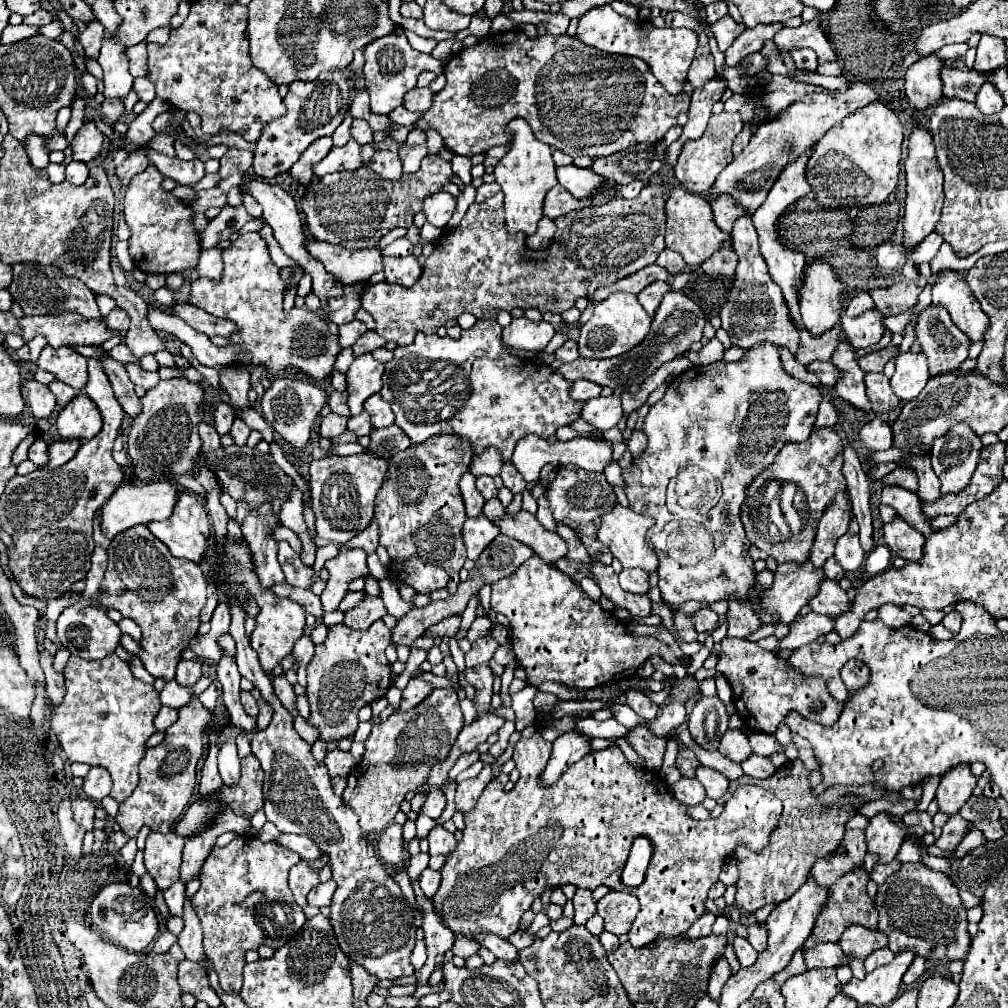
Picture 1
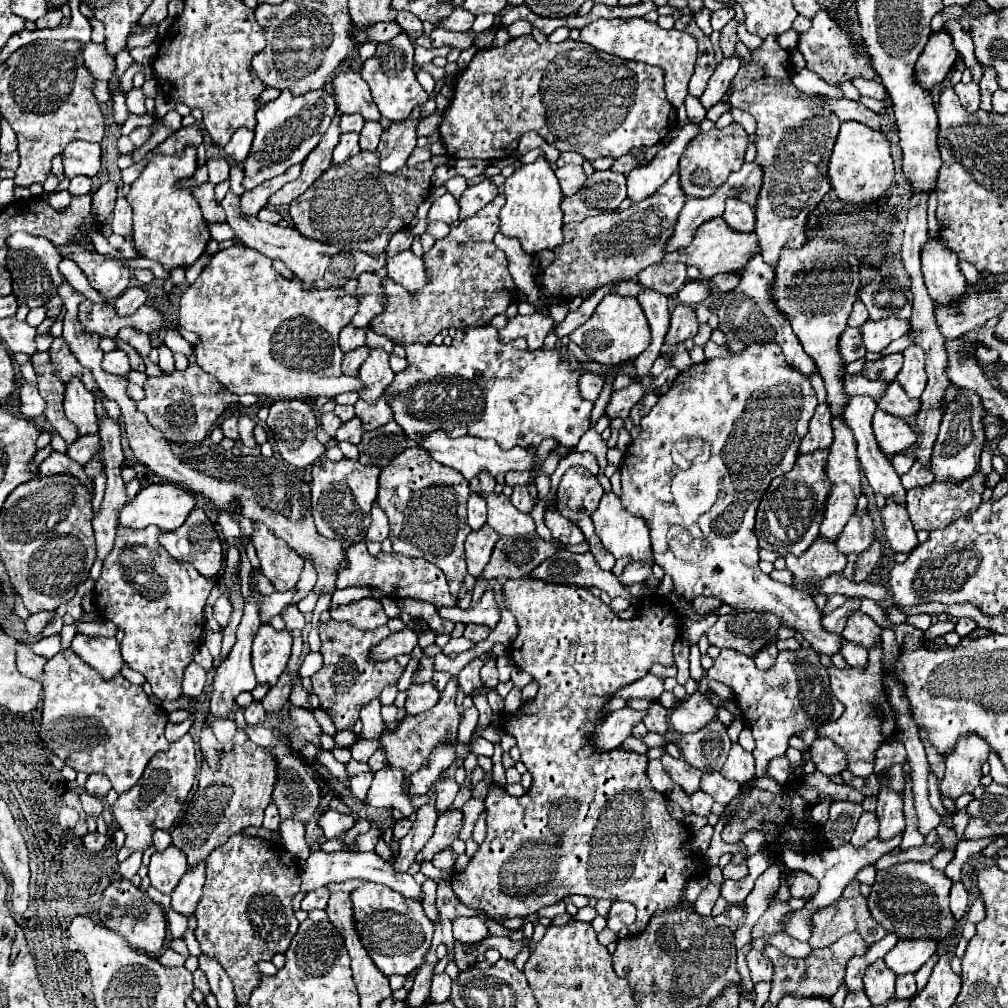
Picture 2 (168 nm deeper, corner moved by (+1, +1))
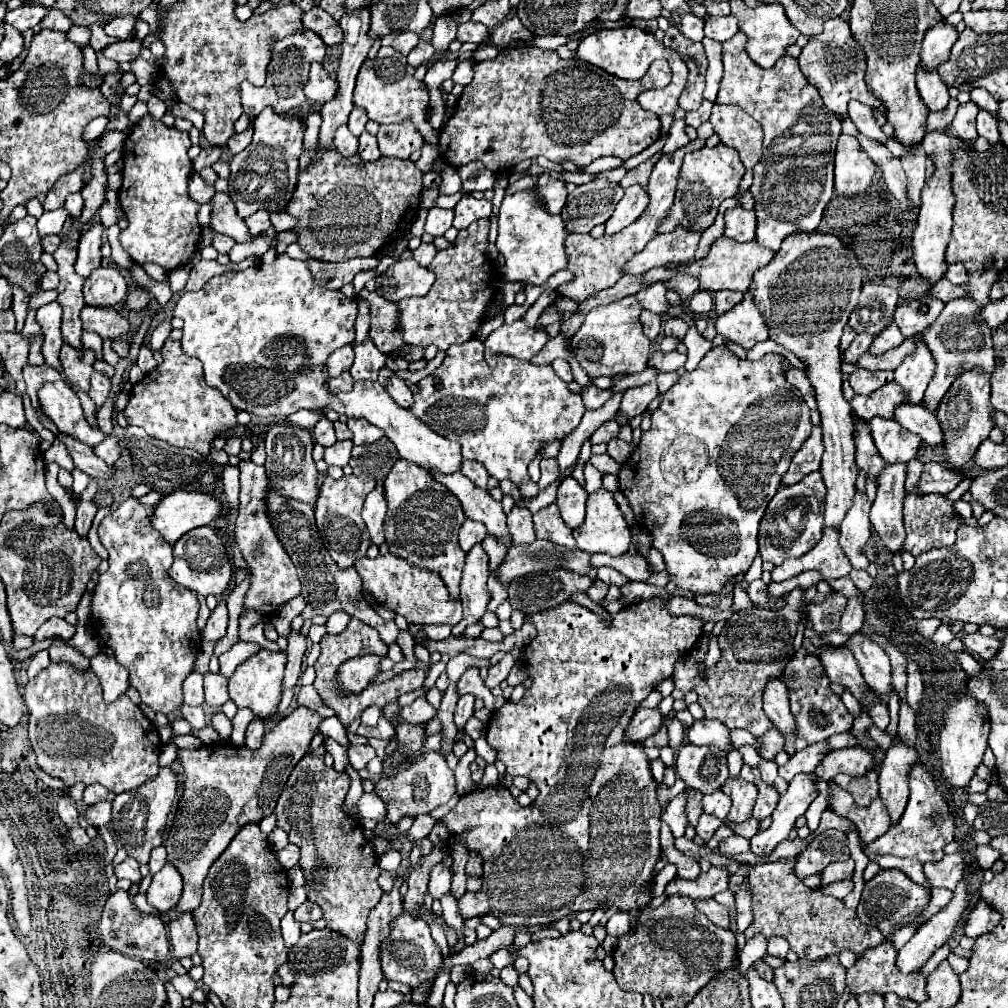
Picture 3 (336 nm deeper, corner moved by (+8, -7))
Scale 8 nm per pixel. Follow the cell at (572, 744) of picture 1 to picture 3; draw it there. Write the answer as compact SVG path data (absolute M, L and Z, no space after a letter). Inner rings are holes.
M640 708L634 714L634 718L630 720L626 734L634 742L644 742L646 738L654 736L662 724L664 724L664 720L662 720L662 714L658 708Z

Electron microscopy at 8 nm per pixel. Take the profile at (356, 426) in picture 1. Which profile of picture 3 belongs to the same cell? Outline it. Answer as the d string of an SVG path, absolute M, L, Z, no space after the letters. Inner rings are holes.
M350 440L336 442L334 446L326 448L324 460L326 460L326 464L334 464L334 466L344 468L348 464L348 460L350 460L350 450L352 450L352 442Z

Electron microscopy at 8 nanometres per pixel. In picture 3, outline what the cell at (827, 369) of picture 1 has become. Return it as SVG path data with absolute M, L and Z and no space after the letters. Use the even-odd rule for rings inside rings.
M888 382L874 394L854 396L850 404L852 404L852 410L858 414L858 418L864 418L866 422L870 422L874 416L892 418L896 406L908 404L908 400L904 398L904 390L900 390L896 382Z

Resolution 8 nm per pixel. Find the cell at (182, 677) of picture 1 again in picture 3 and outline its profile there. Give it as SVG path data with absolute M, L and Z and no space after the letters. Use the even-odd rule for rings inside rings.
M192 672L184 680L184 702L190 706L202 706L204 704L204 688L202 688L202 674Z

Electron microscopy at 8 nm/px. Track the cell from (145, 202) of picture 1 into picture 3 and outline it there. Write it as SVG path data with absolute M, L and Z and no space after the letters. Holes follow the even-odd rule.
M150 114L132 126L124 142L124 182L118 190L118 200L128 218L128 228L120 232L120 244L136 264L152 262L170 272L188 264L198 250L200 224L196 212L200 206L188 196L188 178L192 174L188 148L188 132L168 128Z

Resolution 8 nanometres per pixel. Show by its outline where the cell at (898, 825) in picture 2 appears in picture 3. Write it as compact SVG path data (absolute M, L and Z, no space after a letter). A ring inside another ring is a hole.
M898 736L892 740L892 746L886 750L882 760L878 784L880 784L880 798L884 800L892 824L900 820L900 814L908 802L908 774L912 766L918 762L918 754L912 746L902 742Z

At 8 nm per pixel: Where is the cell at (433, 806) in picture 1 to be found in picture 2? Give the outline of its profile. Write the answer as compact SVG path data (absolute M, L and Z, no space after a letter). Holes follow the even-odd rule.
M445 778L445 780L437 782L437 810L439 812L445 812L453 804L457 790L459 790L459 786L451 778Z

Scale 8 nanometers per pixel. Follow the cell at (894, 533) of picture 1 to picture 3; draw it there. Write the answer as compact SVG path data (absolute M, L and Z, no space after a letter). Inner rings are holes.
M886 464L880 478L876 478L878 492L870 510L870 524L892 554L900 552L906 538L902 524L902 500L906 496L904 482L906 464Z

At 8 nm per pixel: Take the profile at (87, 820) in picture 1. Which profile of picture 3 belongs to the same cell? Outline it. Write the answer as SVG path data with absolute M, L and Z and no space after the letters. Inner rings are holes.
M104 800L104 802L98 802L94 806L88 806L84 816L86 816L90 826L96 826L96 828L106 826L112 820L112 802Z

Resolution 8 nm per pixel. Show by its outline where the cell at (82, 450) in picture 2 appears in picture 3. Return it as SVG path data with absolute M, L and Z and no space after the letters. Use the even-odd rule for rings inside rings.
M108 436L102 444L98 444L98 446L94 448L94 454L96 454L98 458L102 458L106 464L116 464L116 460L118 460L120 454L122 454L122 448L120 448L118 438L116 438L116 436Z

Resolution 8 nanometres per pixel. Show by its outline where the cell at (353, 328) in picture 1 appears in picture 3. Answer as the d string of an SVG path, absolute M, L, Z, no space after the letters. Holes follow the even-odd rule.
M346 344L346 346L338 348L338 350L334 350L334 352L330 354L328 362L326 362L328 376L336 378L336 376L340 376L342 372L350 370L350 366L352 366L352 358L354 358L354 354L352 354L352 346L350 346L350 344Z

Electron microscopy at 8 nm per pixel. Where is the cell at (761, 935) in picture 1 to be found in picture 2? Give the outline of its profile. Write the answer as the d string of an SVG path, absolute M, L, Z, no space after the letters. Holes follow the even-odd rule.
M851 932L845 934L843 938L839 938L835 944L821 948L821 950L813 950L813 954L805 960L793 960L789 956L785 956L783 952L779 952L775 946L767 944L763 948L763 954L773 962L775 974L773 974L773 988L771 988L771 996L769 1000L773 1004L777 1004L785 994L799 994L799 996L825 996L831 998L835 994L835 990L841 986L843 976L845 976L845 964L851 956L863 956L867 952L867 944L863 942L863 938L859 938L859 934Z

